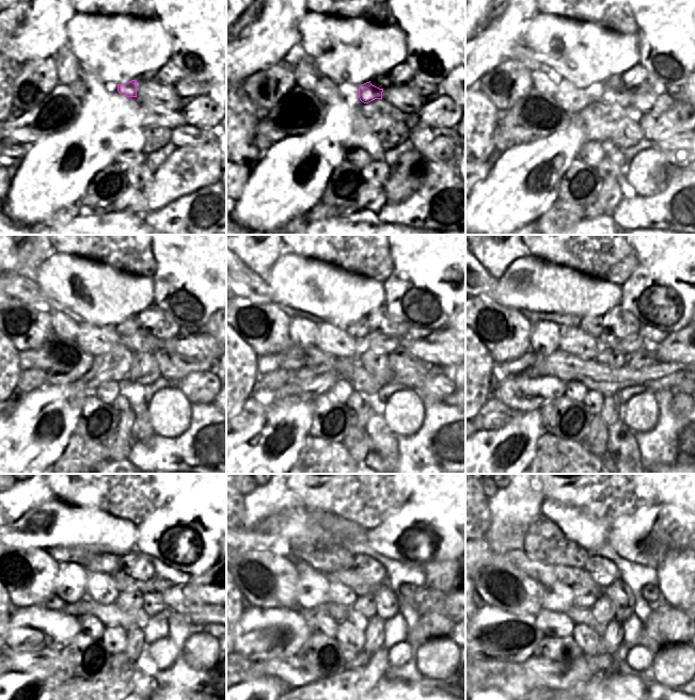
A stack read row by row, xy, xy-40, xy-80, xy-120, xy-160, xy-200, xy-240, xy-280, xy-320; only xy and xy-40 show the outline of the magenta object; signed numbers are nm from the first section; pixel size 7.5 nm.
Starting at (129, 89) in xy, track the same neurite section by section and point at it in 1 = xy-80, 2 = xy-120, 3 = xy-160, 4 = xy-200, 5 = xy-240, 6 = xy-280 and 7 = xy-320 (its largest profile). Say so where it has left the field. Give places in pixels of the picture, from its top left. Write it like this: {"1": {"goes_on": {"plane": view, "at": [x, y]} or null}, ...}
{"1": {"goes_on": {"plane": "xy-80", "at": [622, 97]}}, "2": {"goes_on": {"plane": "xy-120", "at": [141, 341]}}, "3": {"goes_on": {"plane": "xy-160", "at": [379, 343]}}, "4": {"goes_on": {"plane": "xy-200", "at": [634, 343]}}, "5": {"goes_on": {"plane": "xy-240", "at": [154, 585]}}, "6": {"goes_on": {"plane": "xy-280", "at": [408, 591]}}, "7": {"goes_on": {"plane": "xy-320", "at": [651, 593]}}}

